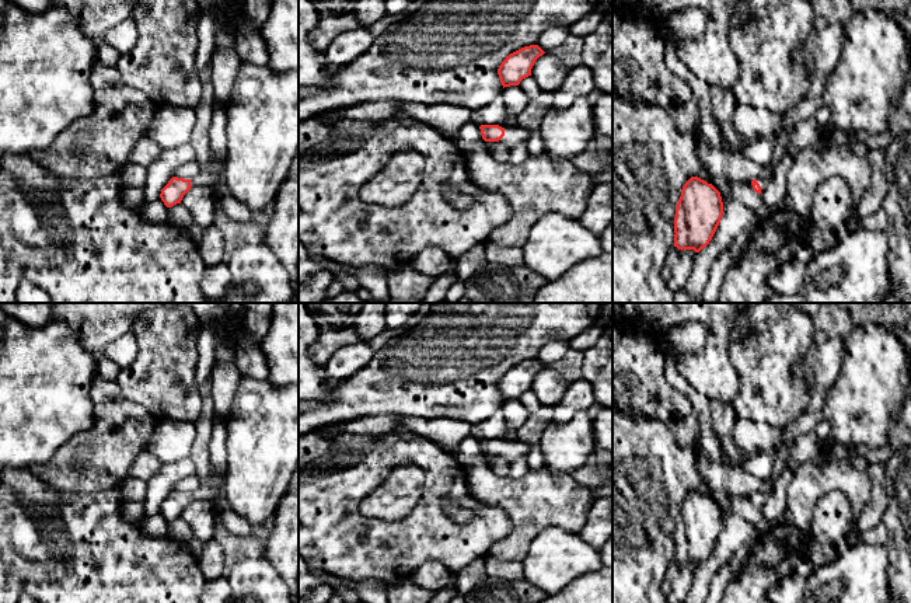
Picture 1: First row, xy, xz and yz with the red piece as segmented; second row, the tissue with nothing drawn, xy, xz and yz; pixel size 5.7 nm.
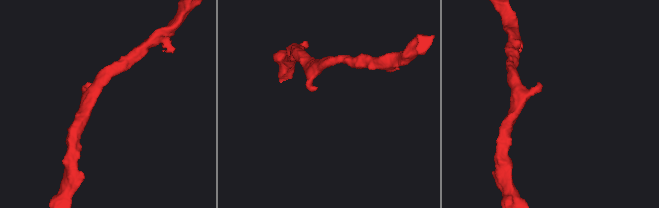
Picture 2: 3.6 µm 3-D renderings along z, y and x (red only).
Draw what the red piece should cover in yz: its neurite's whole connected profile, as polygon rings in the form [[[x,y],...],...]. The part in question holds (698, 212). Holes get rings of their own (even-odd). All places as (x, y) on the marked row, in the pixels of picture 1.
[[[691,177],[681,189],[674,217],[674,247],[699,252],[712,240],[723,215],[720,192]]]

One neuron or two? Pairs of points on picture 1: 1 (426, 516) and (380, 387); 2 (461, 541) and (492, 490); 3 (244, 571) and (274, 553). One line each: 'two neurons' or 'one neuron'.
1: two neurons
2: two neurons
3: two neurons

